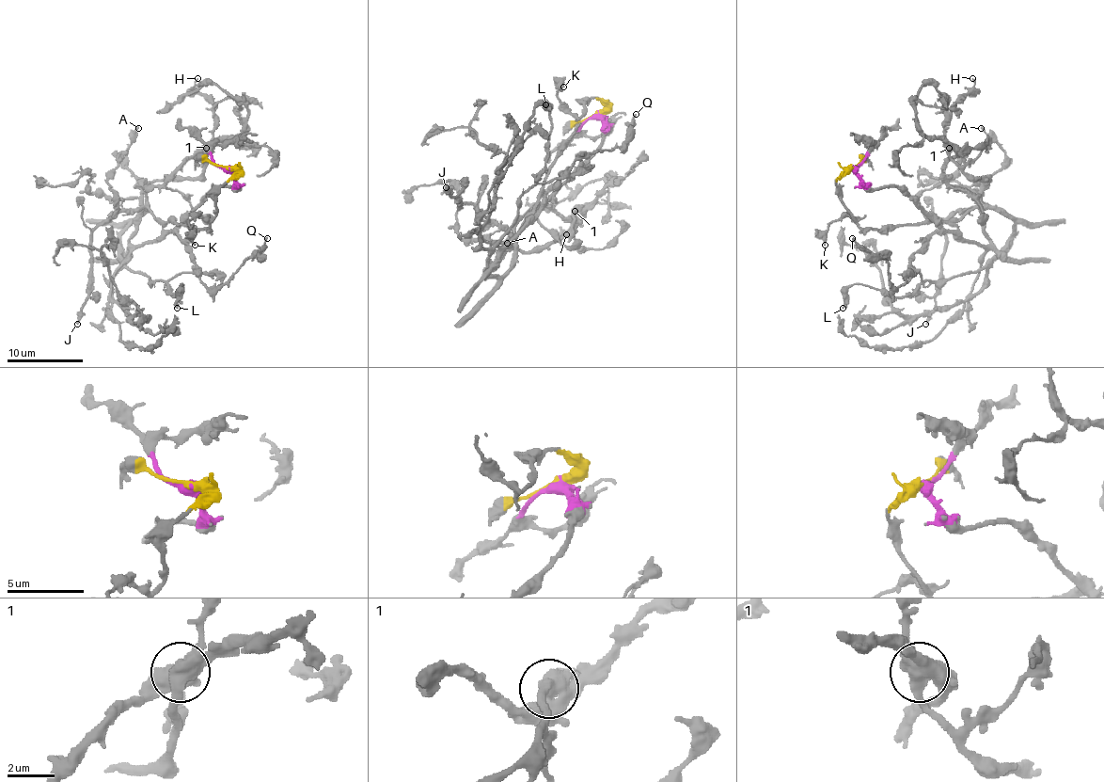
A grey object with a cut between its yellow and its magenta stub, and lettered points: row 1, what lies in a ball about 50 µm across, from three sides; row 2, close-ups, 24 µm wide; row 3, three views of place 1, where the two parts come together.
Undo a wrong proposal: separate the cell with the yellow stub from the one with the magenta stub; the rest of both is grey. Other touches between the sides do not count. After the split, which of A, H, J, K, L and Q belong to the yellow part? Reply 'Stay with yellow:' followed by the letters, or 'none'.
Stay with yellow: J, K, L

